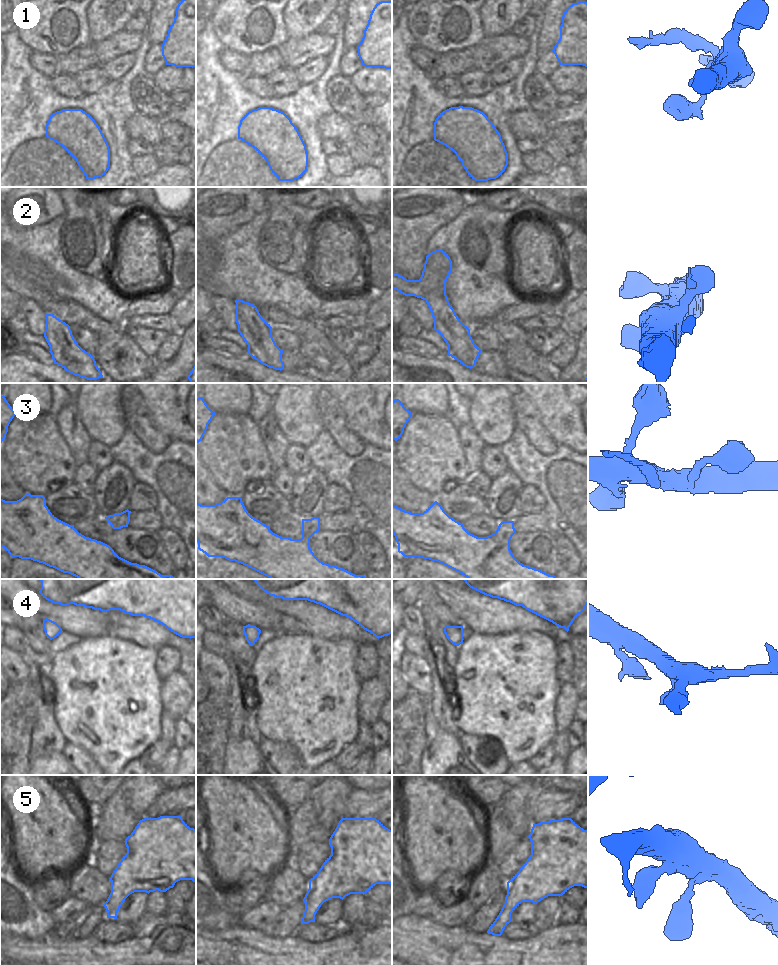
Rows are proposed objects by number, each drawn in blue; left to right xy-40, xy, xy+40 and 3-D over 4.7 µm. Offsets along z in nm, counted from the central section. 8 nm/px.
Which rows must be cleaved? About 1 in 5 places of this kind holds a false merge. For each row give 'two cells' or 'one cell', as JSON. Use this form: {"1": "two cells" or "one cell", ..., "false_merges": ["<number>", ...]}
{"1": "one cell", "2": "one cell", "3": "one cell", "4": "one cell", "5": "one cell", "false_merges": []}

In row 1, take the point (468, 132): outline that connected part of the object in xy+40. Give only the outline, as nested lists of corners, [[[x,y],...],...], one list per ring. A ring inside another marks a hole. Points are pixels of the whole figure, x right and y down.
[[[451,107],[440,113],[434,122],[434,140],[451,149],[475,181],[496,179],[508,165],[500,133],[483,112],[472,107]]]

